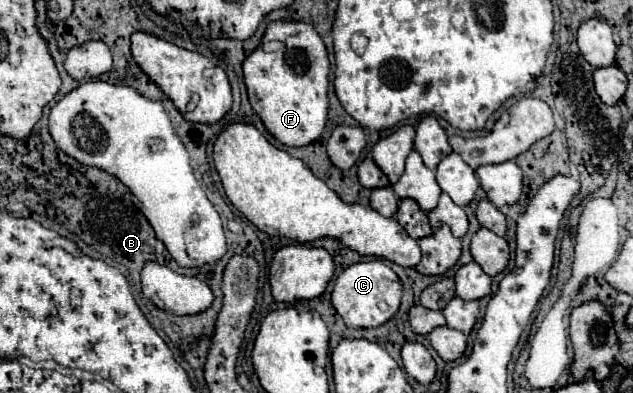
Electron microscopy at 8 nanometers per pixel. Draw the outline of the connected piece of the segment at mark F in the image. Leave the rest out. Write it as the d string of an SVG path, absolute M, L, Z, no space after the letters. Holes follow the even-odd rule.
M291 20L271 22L261 46L245 58L243 74L253 110L281 144L305 146L321 138L329 108L329 58L321 36L311 24ZM267 42L281 42L281 46L279 50L269 52L265 50Z

